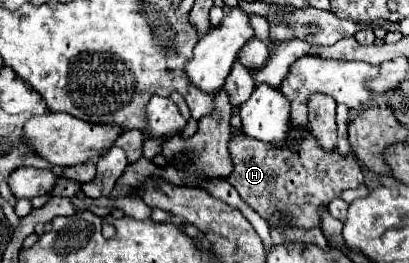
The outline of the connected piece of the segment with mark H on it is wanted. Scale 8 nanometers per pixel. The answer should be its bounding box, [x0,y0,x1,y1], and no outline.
[226,125,364,227]

